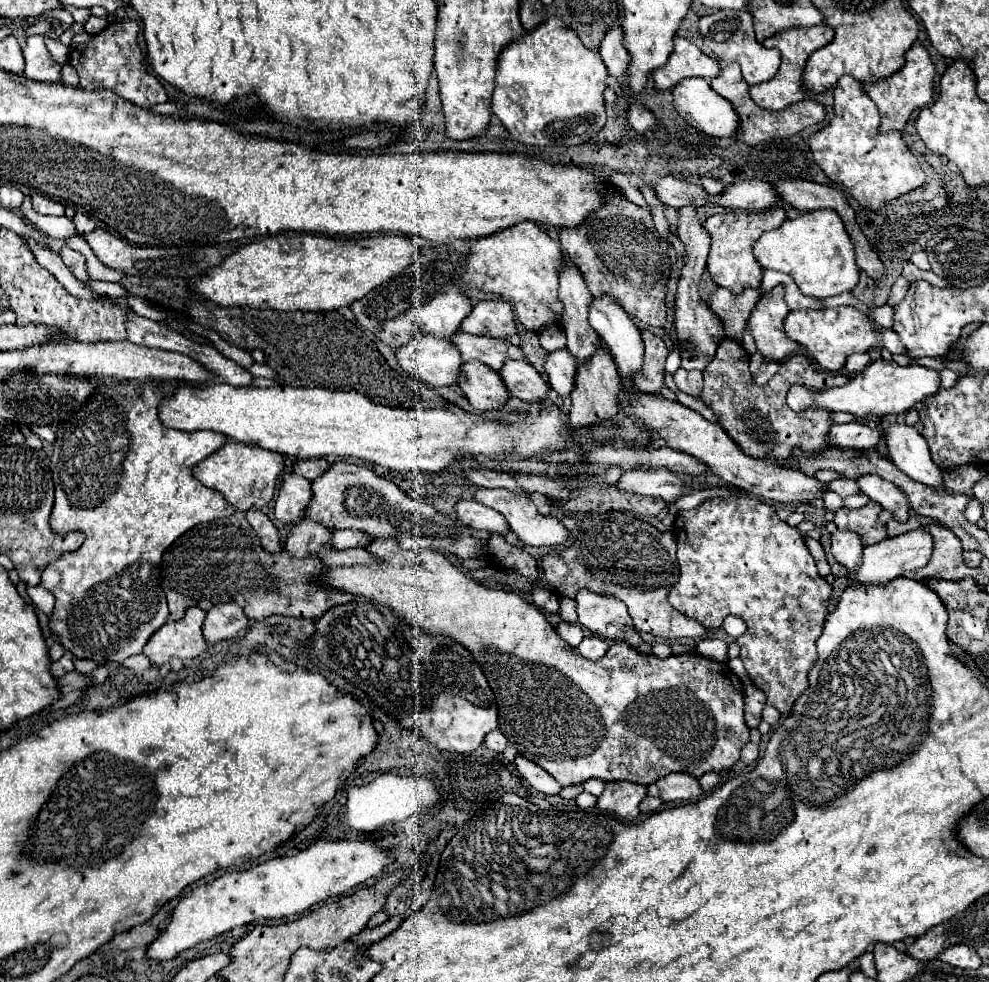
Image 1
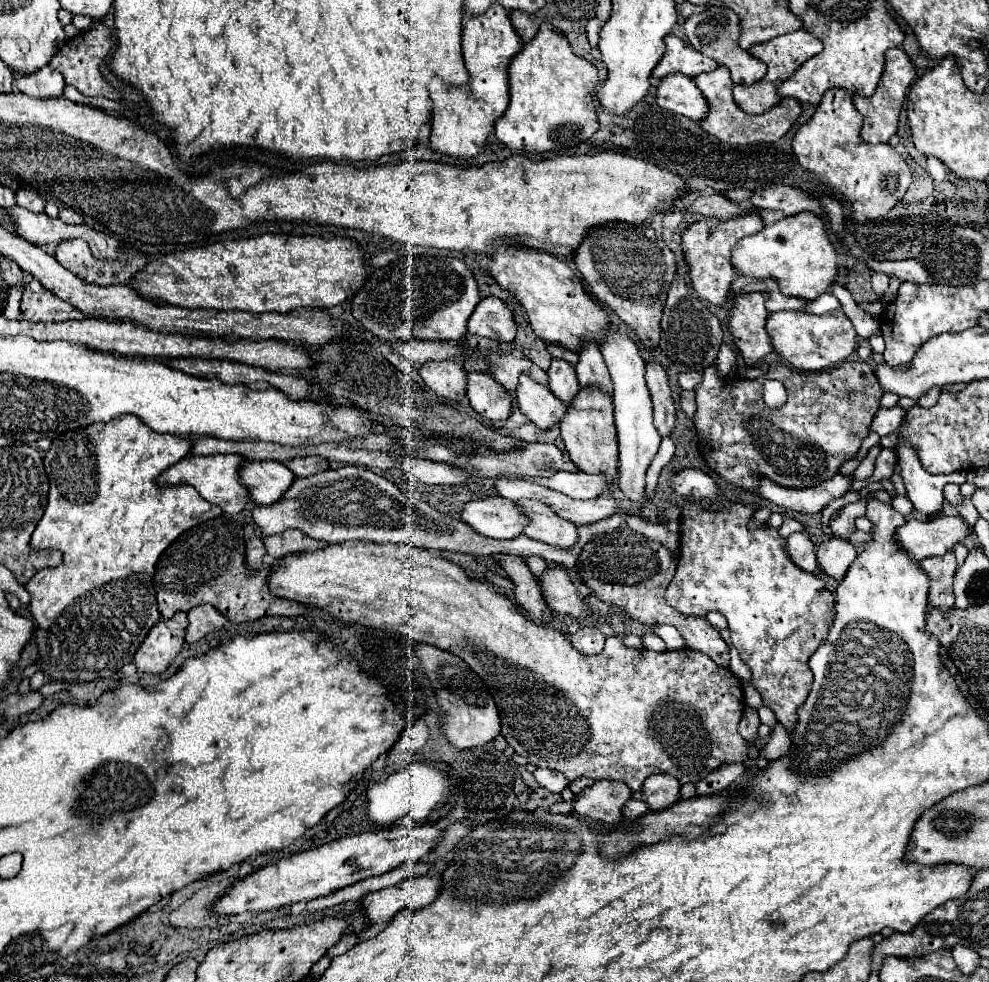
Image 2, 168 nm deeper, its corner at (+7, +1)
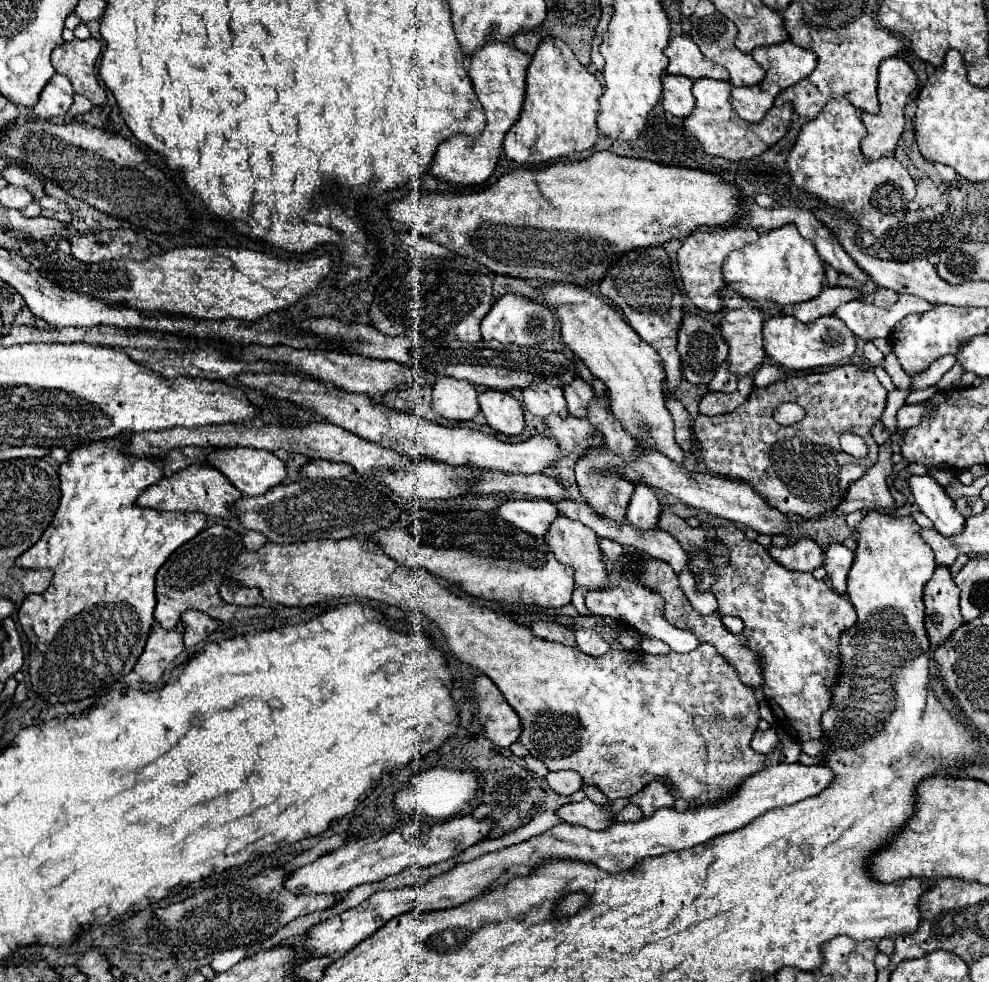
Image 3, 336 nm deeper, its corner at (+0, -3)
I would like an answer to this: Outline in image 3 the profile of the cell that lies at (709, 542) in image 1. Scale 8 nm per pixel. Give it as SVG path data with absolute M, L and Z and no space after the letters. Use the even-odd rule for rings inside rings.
M702 525L702 529L706 531L706 537L708 537L708 543L706 543L706 545L708 545L708 547L700 549L700 553L694 553L694 555L690 557L690 565L692 565L690 569L692 569L692 571L712 571L712 575L714 575L714 585L710 587L710 591L712 591L714 597L718 599L718 613L720 613L720 615L736 615L736 617L740 617L740 619L744 621L744 631L742 631L742 635L744 635L744 639L746 639L746 643L748 643L748 649L754 651L754 653L760 657L760 669L762 669L762 677L764 677L762 689L764 689L764 695L766 695L766 699L768 699L768 703L770 703L770 709L772 709L772 713L774 713L774 717L776 717L776 723L778 723L794 741L804 743L804 741L810 741L810 739L820 739L820 717L822 717L822 711L826 711L826 709L828 709L828 703L830 703L828 687L834 683L836 675L840 673L838 637L840 637L840 633L842 633L844 629L848 629L848 627L852 627L852 625L856 623L856 611L854 611L852 603L850 603L844 595L832 591L824 581L818 581L812 573L798 573L798 571L790 571L790 569L782 567L780 563L776 563L776 561L768 555L768 549L766 549L766 547L762 547L762 545L756 543L756 541L748 541L745 532L742 529L738 529L738 527L730 527L730 525L728 525L728 527L704 527L704 525ZM716 543L724 543L724 545L728 547L728 563L726 563L724 567L714 567L714 565L712 565L712 557L710 557L710 553L708 553L708 549L710 549L710 547L716 547Z

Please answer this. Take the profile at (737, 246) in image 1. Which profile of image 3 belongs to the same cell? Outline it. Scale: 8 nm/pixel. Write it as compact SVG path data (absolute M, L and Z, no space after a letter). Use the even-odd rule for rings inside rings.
M732 225L732 227L698 227L692 231L682 247L678 249L678 269L684 281L684 289L692 303L704 311L722 311L722 299L720 299L720 289L726 285L724 275L722 275L722 265L724 259L730 255L730 251L744 247L748 243L754 243L758 239L758 231L744 227L744 225Z

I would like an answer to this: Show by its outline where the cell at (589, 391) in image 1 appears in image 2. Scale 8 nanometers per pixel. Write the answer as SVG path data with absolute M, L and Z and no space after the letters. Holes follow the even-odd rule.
M583 389L577 399L569 403L565 419L559 423L561 439L569 453L569 459L583 473L607 475L609 481L615 481L617 475L617 431L613 423L613 401L601 389Z

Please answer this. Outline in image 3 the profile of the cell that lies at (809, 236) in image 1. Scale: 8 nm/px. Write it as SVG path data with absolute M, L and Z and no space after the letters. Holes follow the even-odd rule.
M784 225L780 229L762 233L756 243L732 251L724 261L722 271L724 281L742 297L752 299L756 307L764 307L764 303L768 301L774 301L778 305L810 301L820 295L826 279L824 261L820 261L820 255L816 253L812 241L800 237L796 225Z

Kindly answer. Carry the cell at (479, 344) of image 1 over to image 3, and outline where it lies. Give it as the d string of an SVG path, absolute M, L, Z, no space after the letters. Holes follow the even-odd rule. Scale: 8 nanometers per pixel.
M534 383L522 387L522 403L536 417L546 417L550 413L568 415L562 387L552 387L548 383Z

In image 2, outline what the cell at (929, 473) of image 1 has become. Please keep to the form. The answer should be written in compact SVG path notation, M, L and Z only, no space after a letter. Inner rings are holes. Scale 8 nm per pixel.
M899 445L895 449L897 453L897 463L901 465L901 477L903 485L907 491L909 501L913 503L915 511L925 515L925 517L935 517L941 513L943 507L943 487L947 483L965 483L967 481L967 471L961 473L951 473L951 475L931 475L927 473L913 447L909 445Z

